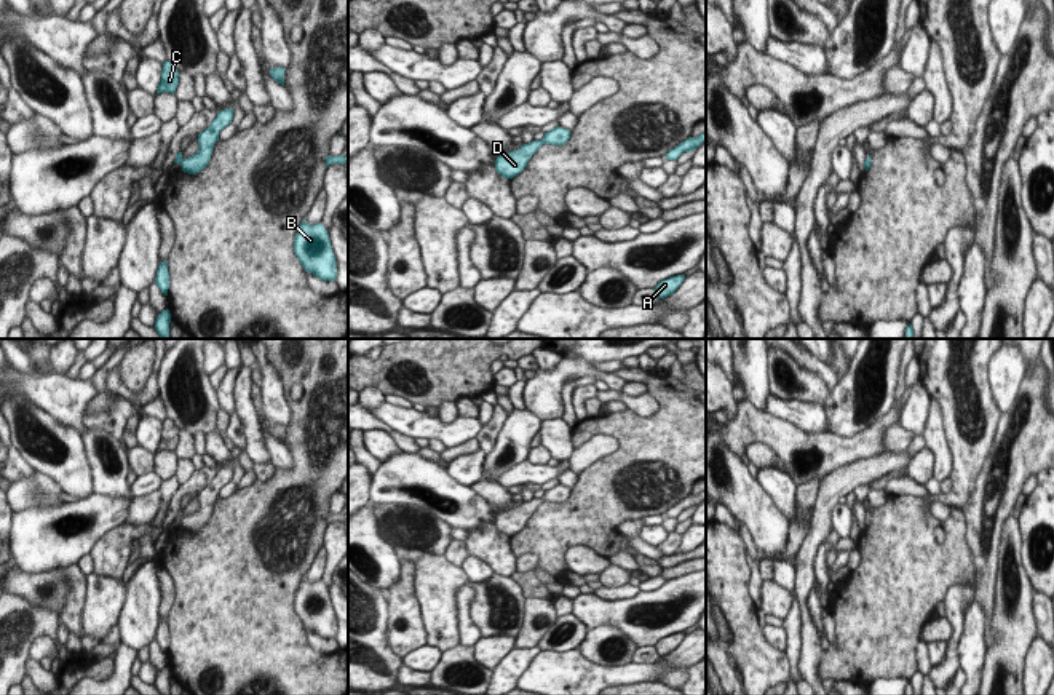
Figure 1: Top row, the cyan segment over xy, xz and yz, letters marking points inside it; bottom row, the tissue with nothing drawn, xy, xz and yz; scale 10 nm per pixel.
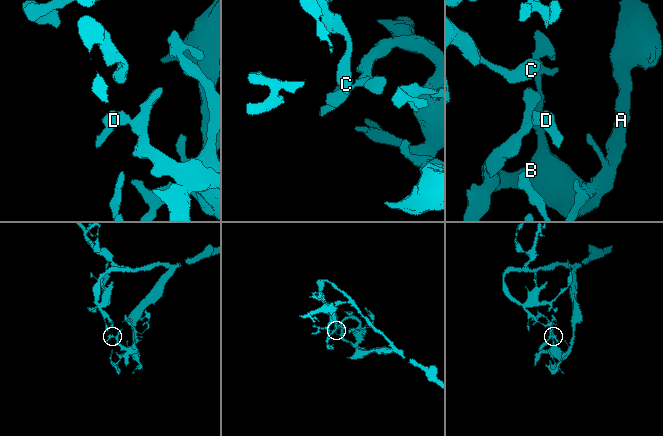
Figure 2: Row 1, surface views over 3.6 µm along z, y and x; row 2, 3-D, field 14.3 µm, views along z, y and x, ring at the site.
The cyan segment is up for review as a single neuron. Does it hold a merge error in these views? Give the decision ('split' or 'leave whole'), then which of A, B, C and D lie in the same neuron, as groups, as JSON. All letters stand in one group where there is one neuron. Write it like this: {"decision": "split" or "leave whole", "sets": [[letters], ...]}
{"decision": "leave whole", "sets": [["A", "B", "C", "D"]]}

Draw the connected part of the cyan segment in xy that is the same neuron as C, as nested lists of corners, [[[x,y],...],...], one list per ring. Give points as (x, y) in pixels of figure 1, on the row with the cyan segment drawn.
[[[164,61],[157,94],[158,93],[172,93],[174,94],[177,85],[179,85],[177,69],[171,62]]]

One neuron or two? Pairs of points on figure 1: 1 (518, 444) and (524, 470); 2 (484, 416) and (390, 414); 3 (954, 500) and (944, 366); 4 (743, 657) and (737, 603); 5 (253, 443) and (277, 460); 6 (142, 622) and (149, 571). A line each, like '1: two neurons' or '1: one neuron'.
1: two neurons
2: two neurons
3: one neuron
4: one neuron
5: two neurons
6: one neuron

